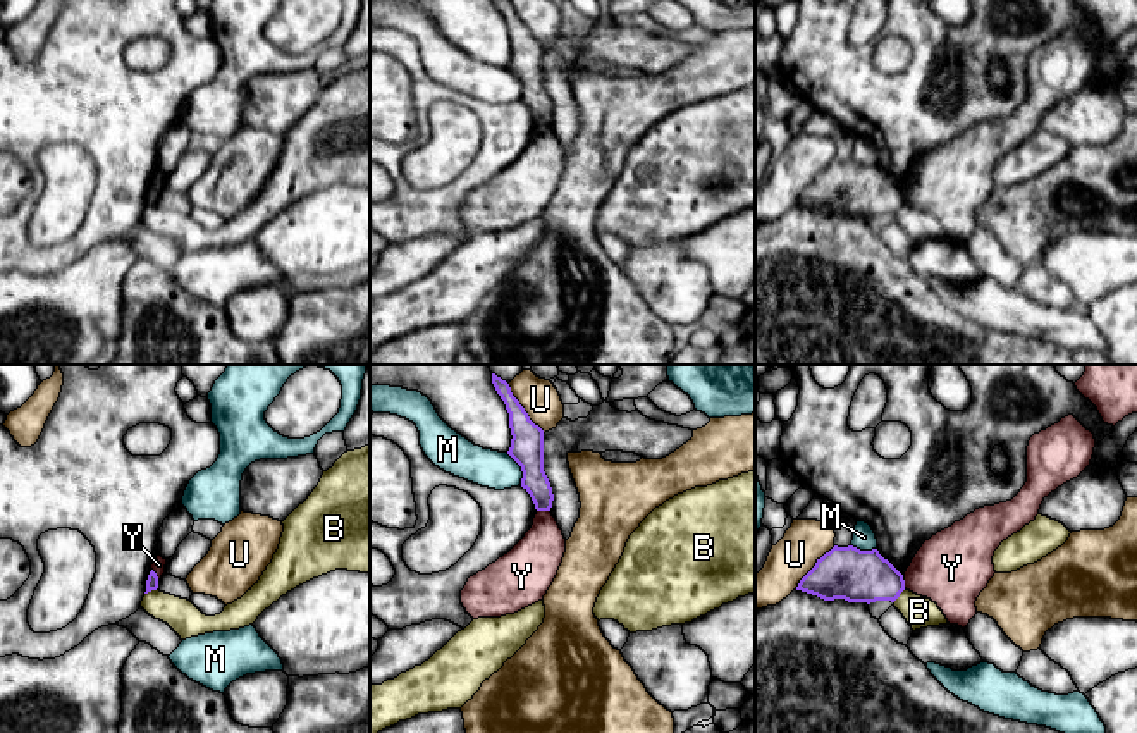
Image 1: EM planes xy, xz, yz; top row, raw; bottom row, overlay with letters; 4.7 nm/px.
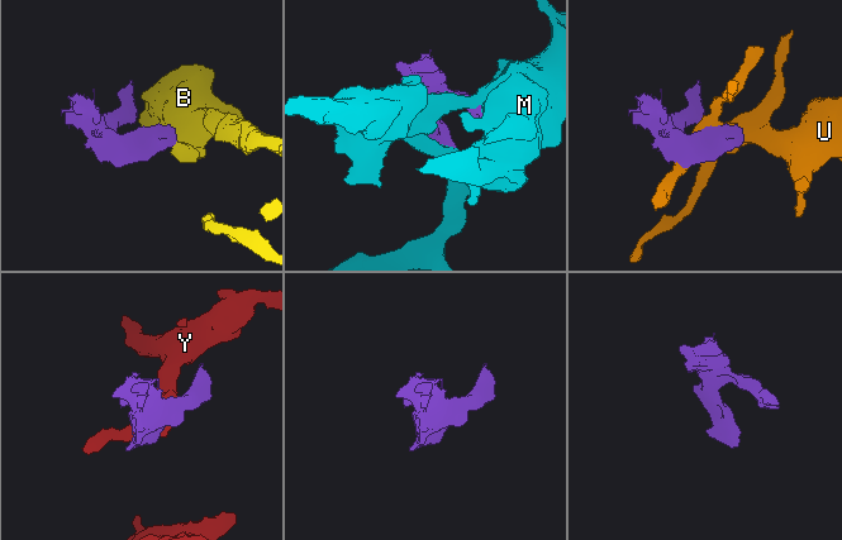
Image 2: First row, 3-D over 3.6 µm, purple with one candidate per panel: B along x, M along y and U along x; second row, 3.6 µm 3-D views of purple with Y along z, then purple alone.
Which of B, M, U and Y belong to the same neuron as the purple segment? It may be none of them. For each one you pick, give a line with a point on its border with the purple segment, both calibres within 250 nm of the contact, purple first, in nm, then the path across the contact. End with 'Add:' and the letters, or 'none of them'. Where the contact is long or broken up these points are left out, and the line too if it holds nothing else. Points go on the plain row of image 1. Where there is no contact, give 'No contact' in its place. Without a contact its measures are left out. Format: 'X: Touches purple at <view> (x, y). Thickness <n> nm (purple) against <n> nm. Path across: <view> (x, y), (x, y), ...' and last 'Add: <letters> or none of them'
Add: none of them

